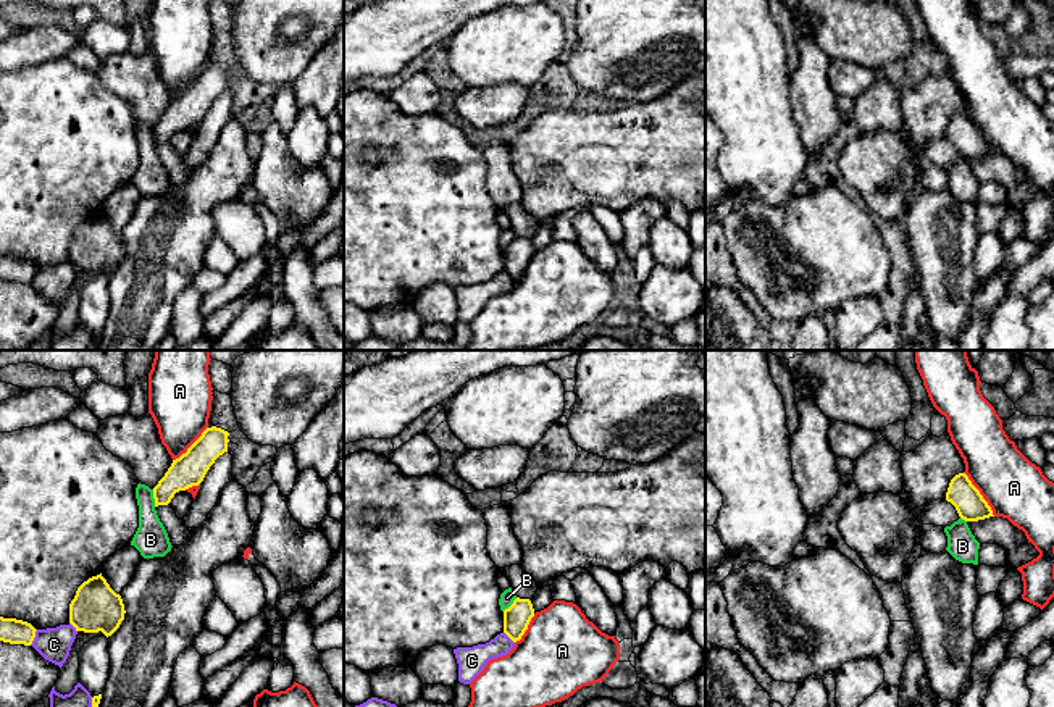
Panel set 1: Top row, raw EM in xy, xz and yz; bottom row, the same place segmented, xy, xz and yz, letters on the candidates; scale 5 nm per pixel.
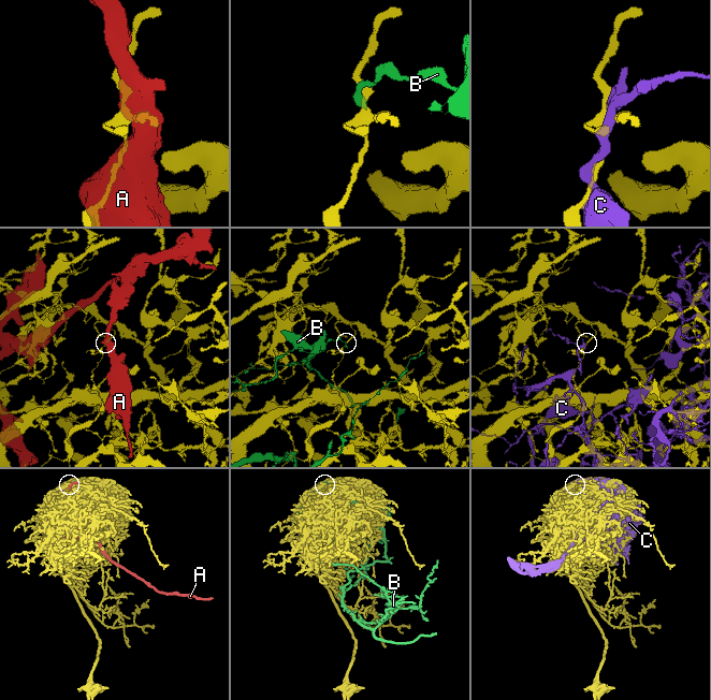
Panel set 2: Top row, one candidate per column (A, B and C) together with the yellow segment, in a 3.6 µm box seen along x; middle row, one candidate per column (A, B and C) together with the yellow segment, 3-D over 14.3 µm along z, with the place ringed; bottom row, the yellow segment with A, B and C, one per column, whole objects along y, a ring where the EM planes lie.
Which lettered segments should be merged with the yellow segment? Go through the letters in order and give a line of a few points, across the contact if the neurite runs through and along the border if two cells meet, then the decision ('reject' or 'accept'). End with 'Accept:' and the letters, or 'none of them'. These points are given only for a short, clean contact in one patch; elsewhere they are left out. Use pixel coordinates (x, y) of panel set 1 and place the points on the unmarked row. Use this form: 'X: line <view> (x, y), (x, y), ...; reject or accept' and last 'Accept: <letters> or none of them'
A: reject
B: reject
C: reject
Accept: none of them

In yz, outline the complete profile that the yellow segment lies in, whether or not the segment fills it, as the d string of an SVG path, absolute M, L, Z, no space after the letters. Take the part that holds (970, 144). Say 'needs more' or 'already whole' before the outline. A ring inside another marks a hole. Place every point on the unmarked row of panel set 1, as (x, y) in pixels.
already whole; M959 111L951 118L946 139L956 145L959 155L965 160L994 155L991 145L965 111Z

